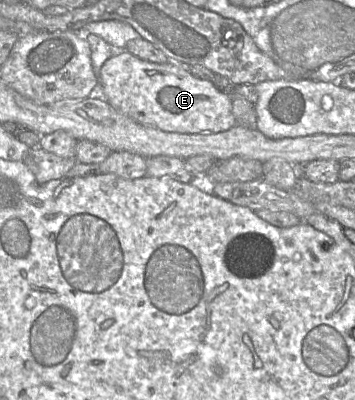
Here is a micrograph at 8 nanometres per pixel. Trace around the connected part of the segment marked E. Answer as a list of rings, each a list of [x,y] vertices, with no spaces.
[[[125,51],[104,62],[100,78],[104,100],[144,126],[167,132],[214,134],[236,125],[231,97],[220,92],[211,81],[194,77],[173,61],[151,63]]]

